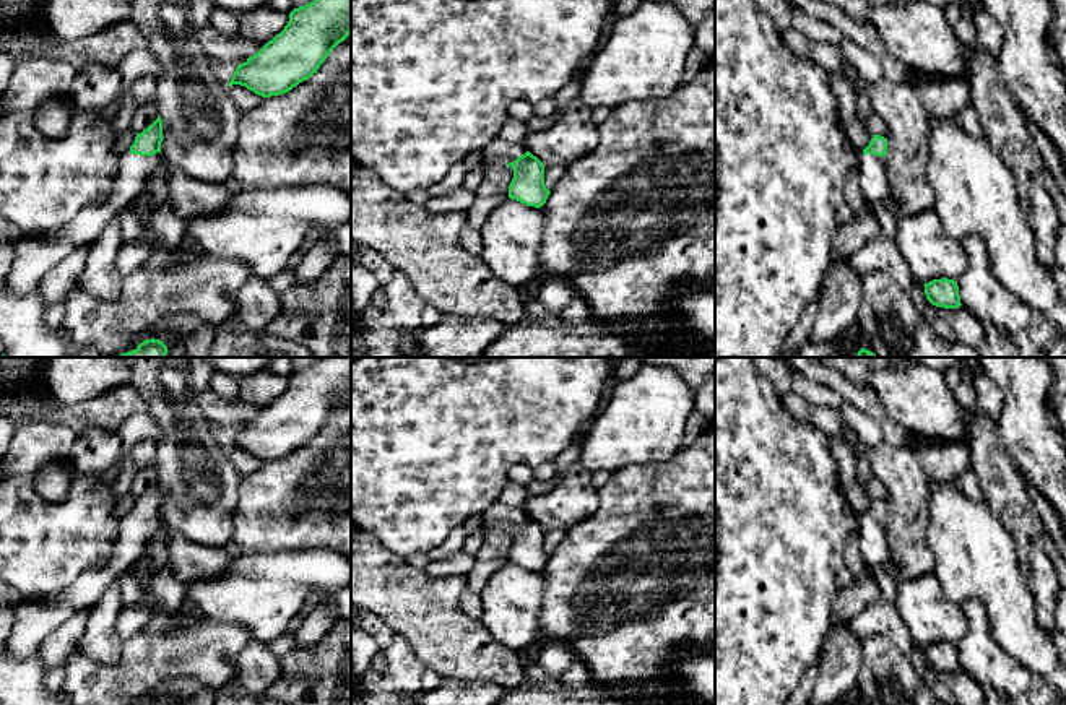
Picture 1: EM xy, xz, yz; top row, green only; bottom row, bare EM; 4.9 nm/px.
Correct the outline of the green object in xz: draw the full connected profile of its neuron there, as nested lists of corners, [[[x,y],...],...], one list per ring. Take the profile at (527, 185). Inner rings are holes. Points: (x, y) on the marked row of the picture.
[[[497,136],[483,148],[483,158],[486,164],[505,164],[514,169],[509,198],[535,208],[546,203],[551,192],[544,185],[544,166],[523,143]]]

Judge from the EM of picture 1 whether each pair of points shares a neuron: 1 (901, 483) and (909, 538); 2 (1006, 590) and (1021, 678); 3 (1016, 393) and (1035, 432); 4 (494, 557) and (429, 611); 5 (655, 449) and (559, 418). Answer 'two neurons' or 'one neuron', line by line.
1: one neuron
2: two neurons
3: one neuron
4: two neurons
5: two neurons

